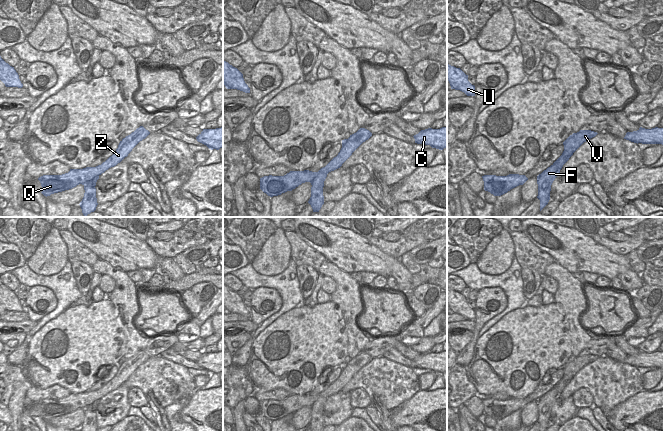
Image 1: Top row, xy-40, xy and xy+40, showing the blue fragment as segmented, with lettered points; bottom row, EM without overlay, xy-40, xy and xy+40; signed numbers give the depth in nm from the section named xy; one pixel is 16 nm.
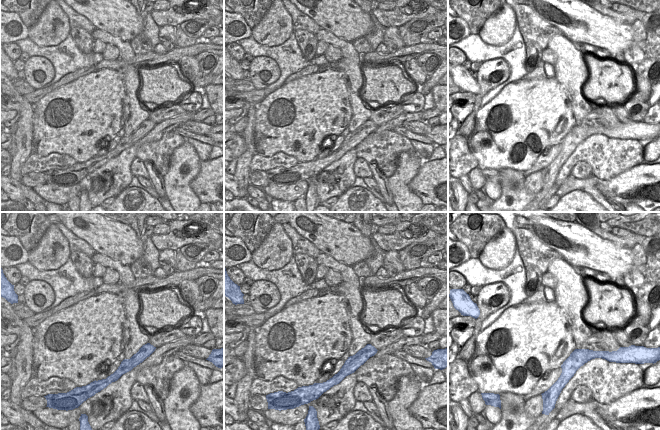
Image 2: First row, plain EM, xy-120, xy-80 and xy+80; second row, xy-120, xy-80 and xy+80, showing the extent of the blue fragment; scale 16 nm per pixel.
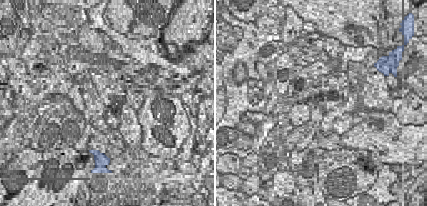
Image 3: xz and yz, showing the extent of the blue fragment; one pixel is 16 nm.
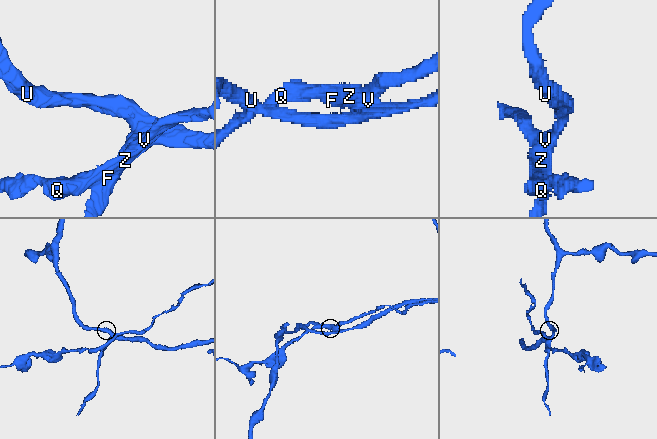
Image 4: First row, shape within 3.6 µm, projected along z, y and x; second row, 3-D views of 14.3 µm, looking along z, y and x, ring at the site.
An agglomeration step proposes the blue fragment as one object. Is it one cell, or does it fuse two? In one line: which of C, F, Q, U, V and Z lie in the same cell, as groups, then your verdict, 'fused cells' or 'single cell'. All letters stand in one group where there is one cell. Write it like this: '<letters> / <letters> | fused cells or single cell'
C F U / Q V Z | fused cells

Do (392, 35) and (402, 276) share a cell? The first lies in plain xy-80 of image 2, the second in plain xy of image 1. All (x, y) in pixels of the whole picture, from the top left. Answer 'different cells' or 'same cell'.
same cell

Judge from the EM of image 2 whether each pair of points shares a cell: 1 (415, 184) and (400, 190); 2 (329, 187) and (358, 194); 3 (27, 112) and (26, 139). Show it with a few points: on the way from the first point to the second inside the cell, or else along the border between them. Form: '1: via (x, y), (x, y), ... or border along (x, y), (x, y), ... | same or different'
1: border along (421, 166), (408, 187), (422, 201) | different
2: border along (352, 186), (338, 197) | different
3: via (26, 119), (26, 132) | same

